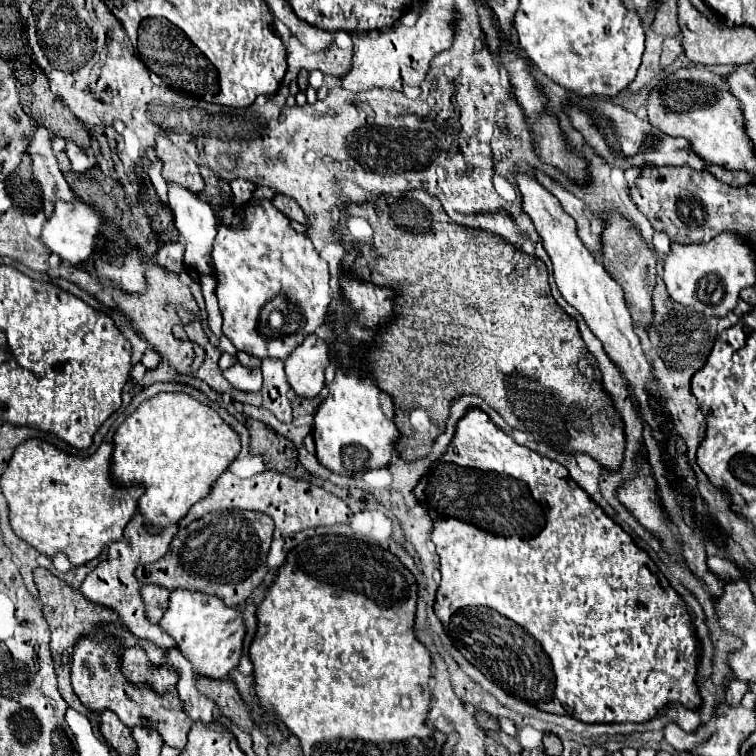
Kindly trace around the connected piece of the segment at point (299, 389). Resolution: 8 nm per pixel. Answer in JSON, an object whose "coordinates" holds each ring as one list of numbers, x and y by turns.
{"coordinates":[[307,335,305,341,285,359,285,375,291,389,299,397,315,397,325,387,325,369,329,365,329,345,317,335]]}

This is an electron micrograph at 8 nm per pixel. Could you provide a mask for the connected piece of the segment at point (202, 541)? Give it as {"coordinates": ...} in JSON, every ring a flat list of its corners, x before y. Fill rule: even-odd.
{"coordinates":[[225,509,203,515,175,535,169,551,159,561,139,567,135,575,141,583,157,583,171,591,179,587,203,591,221,597,229,607,237,607,263,583,269,571,267,553,273,535,271,523,269,515,261,515,259,511]]}

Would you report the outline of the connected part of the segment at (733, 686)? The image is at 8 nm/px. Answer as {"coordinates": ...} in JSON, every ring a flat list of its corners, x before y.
{"coordinates":[[733,679,730,681,726,691,726,700,729,706,737,707,741,703,741,699,748,690,747,681]]}

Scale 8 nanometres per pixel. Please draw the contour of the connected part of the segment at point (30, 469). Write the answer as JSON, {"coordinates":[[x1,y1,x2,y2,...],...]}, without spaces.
{"coordinates":[[43,439,21,443,1,477,13,531,47,557,65,551,73,565,95,559,109,541,119,541,125,525,135,515,143,487,113,483,111,453,111,443,101,443,89,457,69,455]]}

